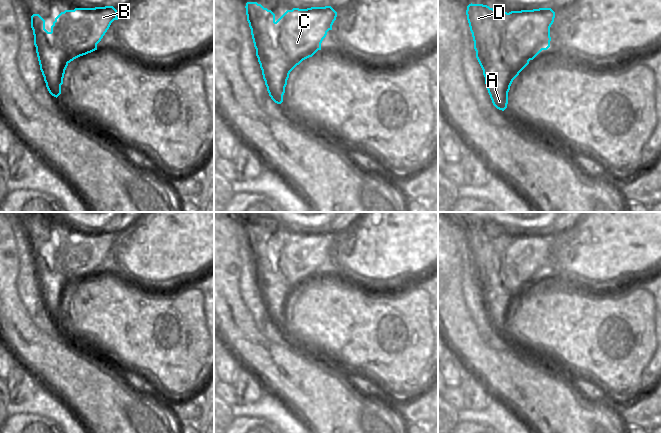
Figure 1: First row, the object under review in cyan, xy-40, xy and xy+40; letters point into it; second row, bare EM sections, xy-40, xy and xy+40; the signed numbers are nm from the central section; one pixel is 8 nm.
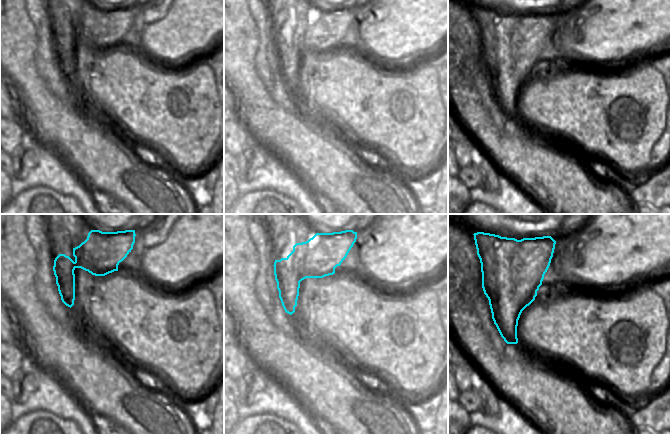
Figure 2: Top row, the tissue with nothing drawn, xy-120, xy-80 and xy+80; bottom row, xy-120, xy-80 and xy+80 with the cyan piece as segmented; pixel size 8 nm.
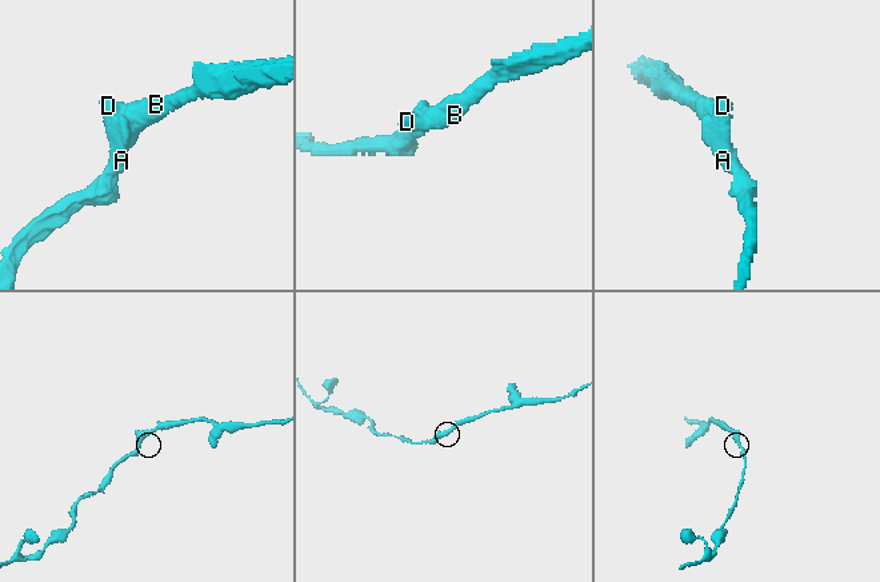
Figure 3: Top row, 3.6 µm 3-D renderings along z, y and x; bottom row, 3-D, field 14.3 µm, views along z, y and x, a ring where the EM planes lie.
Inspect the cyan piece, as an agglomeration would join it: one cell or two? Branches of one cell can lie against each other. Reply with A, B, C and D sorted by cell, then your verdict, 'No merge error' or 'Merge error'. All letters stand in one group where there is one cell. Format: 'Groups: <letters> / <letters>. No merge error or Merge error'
Groups: A B C D. No merge error

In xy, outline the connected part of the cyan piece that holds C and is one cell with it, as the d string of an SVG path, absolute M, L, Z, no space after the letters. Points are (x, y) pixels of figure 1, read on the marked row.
M247 2L245 8L267 91L275 103L281 104L290 72L303 60L321 50L321 43L327 32L332 30L337 12L331 6L293 8L276 21L275 14L257 2Z

